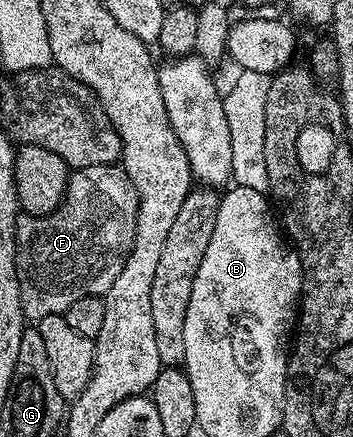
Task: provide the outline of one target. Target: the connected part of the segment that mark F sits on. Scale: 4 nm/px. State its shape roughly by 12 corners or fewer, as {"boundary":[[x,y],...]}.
{"boundary":[[119,164],[69,172],[64,204],[17,216],[29,322],[107,293],[139,206]]}

